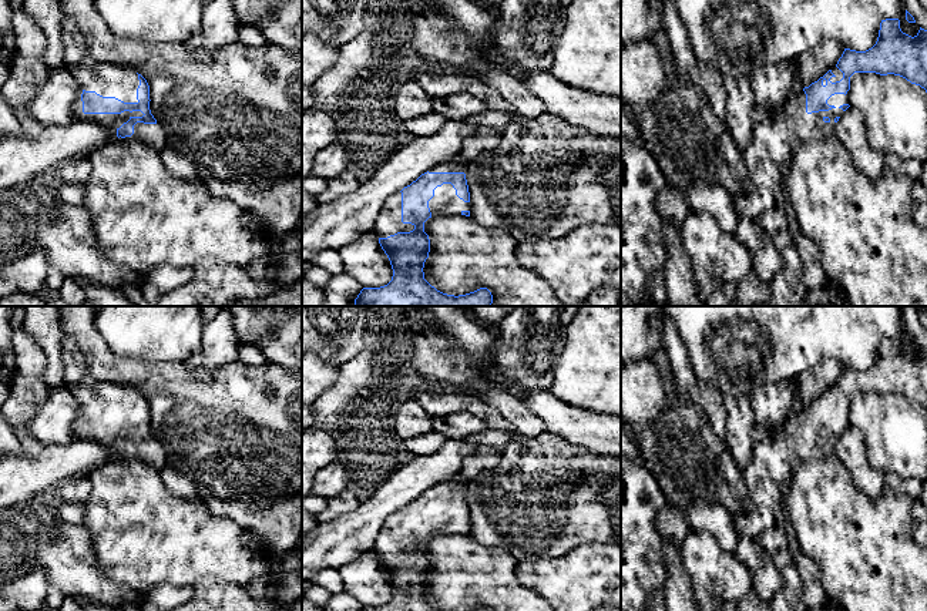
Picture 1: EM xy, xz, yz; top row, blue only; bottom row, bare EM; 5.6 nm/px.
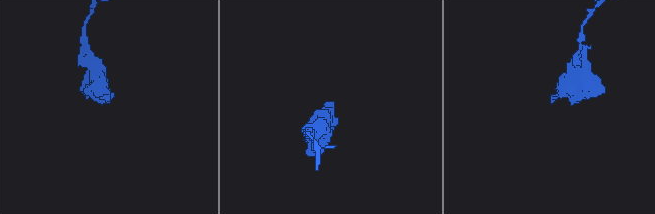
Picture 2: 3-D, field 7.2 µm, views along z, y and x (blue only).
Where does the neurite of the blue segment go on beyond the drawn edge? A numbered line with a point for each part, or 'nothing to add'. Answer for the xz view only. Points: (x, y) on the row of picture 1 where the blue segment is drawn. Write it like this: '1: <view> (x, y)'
1: xz (389, 221)

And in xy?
1: xy (113, 121)

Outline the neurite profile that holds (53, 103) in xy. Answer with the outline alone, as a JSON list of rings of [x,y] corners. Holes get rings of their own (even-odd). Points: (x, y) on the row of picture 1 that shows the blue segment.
[[[67,67],[51,71],[36,95],[27,101],[24,110],[33,121],[40,122],[44,128],[67,125],[75,118],[73,105],[81,97],[83,90],[84,87]]]

